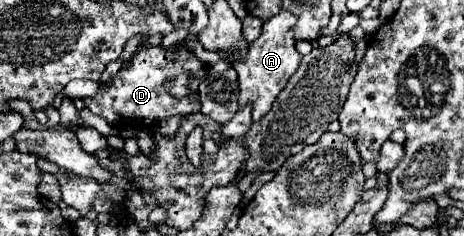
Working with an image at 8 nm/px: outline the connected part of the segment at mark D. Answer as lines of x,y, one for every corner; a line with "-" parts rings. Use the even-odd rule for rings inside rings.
148,45
140,49
126,67
122,67
112,79
106,89
98,89
94,97
84,97
82,101
92,113
98,113
104,117
110,125
142,125
142,127
152,127
158,121
164,121
172,115
188,115
200,111
200,101
198,101
198,85
206,79
208,67
194,55
188,53
188,57
176,57
176,59
166,59
168,49
162,45
-
184,61
188,61
188,73
192,81
188,83
188,97
174,97
172,93
166,91
166,83
182,73

